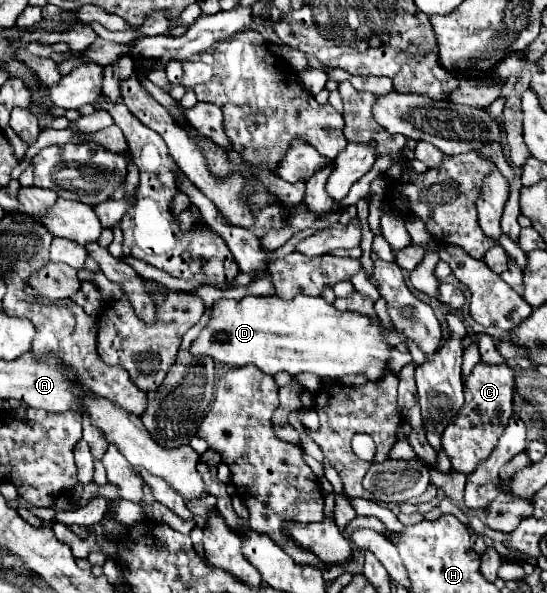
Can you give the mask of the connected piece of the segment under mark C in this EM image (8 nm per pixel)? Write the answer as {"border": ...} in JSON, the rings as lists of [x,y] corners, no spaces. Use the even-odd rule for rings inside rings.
{"border":[[[480,361],[470,377],[464,381],[464,405],[456,421],[448,423],[442,433],[442,447],[450,457],[452,469],[470,475],[482,461],[494,451],[502,431],[506,429],[512,417],[512,393],[514,393],[514,369],[504,363],[486,363]]]}

